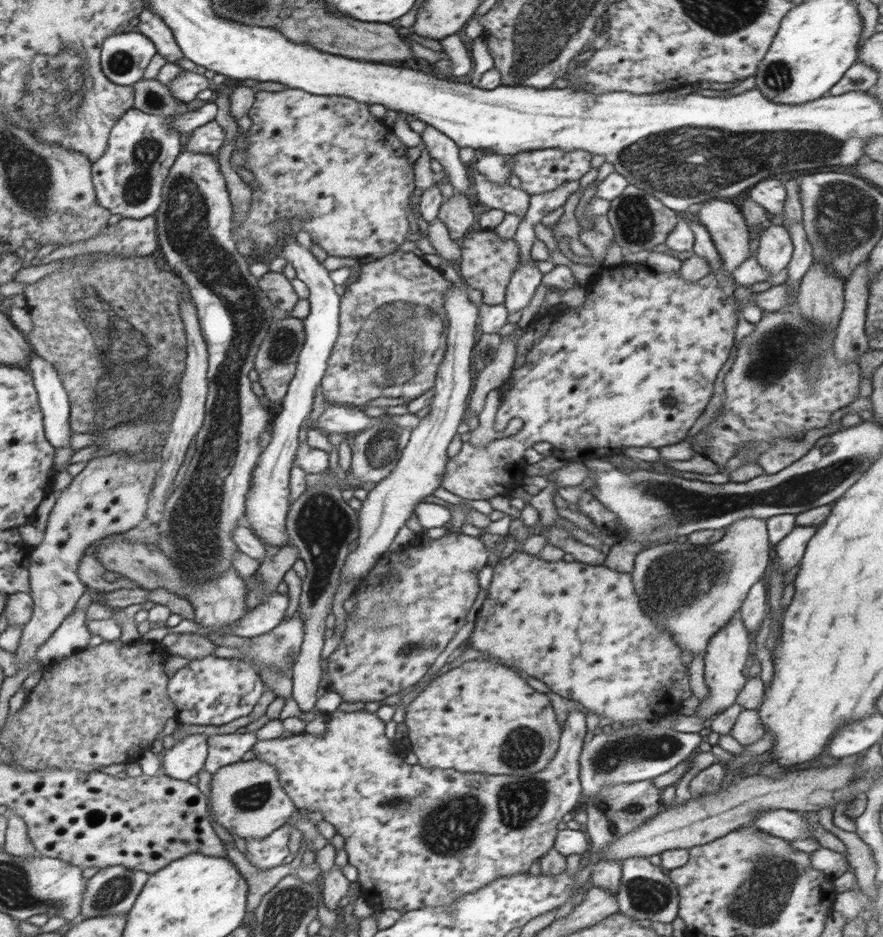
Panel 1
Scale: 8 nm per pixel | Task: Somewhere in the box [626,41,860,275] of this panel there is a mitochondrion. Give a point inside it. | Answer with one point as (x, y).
(778, 76)

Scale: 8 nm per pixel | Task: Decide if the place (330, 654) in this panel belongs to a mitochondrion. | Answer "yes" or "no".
no

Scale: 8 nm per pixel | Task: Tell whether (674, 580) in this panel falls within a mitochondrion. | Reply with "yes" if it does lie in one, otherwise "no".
yes

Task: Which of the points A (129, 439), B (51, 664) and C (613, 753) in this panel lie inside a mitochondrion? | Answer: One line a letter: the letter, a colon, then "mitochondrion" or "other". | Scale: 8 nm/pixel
A: mitochondrion
B: other
C: mitochondrion

